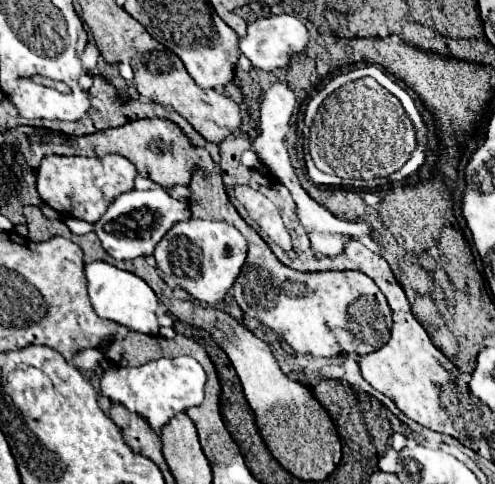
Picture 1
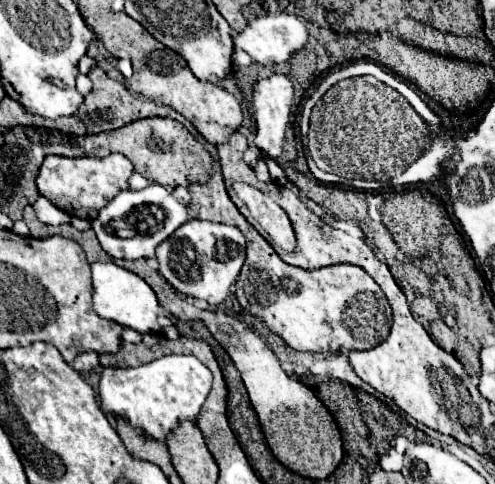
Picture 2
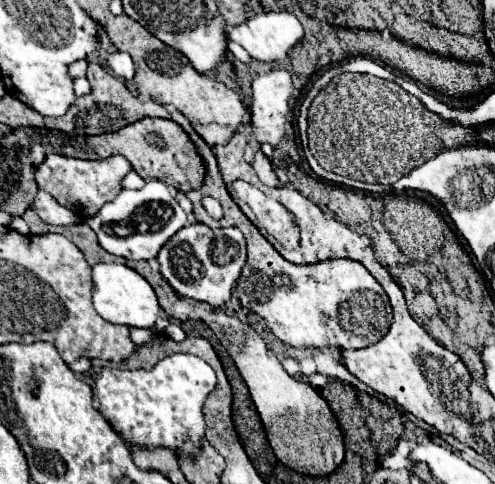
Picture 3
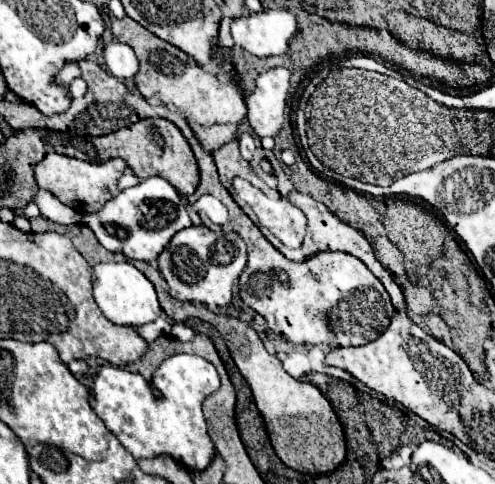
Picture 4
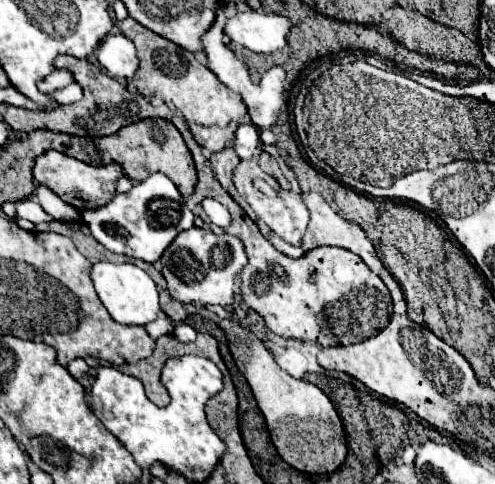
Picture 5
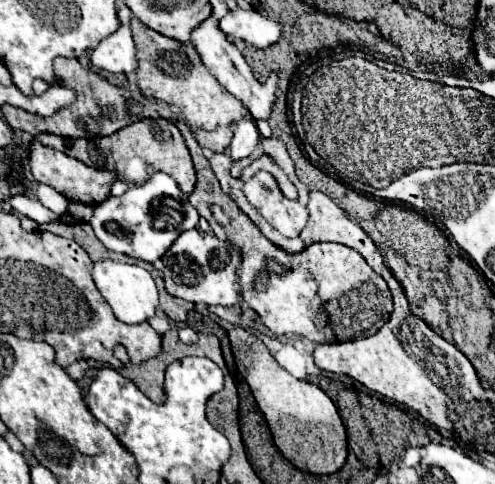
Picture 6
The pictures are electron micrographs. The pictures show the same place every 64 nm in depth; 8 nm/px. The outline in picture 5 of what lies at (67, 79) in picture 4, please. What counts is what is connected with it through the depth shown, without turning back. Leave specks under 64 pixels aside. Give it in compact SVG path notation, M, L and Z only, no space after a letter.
M54 70L46 80L42 80L38 84L38 88L42 92L54 92L54 90L60 90L64 86L68 86L72 82L72 72L68 70Z

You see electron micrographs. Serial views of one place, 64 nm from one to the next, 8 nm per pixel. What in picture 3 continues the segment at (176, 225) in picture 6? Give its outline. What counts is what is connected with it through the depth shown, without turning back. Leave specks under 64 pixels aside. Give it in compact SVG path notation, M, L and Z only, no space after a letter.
M148 180L142 190L122 190L112 202L106 202L96 216L86 218L84 222L96 232L98 242L106 252L126 260L150 260L156 258L170 236L188 224L188 214L174 200L174 190L168 184Z

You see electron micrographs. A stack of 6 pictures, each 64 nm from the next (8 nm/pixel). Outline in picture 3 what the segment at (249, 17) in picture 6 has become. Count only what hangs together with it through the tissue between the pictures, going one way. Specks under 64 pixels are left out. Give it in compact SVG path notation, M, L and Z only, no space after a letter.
M282 10L282 12L256 14L254 18L248 18L244 24L228 28L228 36L236 44L240 44L254 60L274 62L274 60L284 60L286 58L288 50L294 48L304 38L304 30L302 30L300 20L292 12Z

